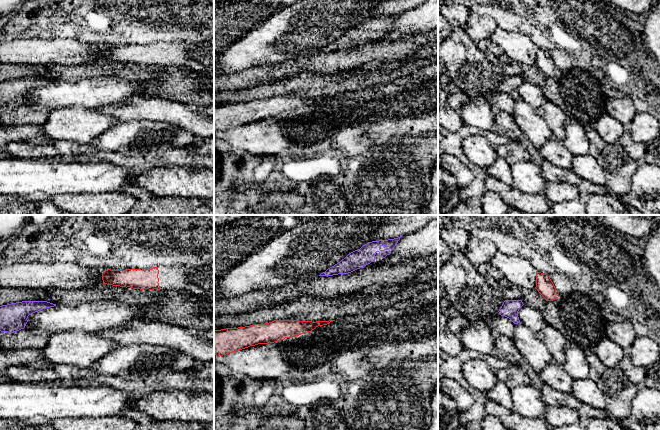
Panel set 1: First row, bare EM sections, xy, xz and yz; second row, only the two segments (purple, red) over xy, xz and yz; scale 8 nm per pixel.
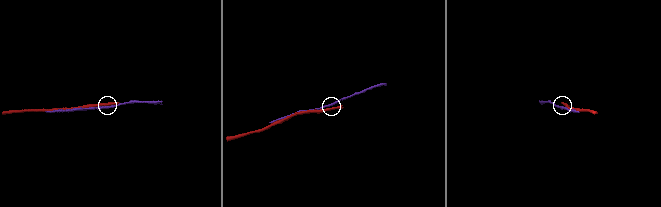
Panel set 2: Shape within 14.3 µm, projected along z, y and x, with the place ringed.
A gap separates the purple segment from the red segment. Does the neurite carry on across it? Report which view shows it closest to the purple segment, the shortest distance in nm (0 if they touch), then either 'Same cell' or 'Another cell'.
Closest in yz. Distance 150 nm. Another cell

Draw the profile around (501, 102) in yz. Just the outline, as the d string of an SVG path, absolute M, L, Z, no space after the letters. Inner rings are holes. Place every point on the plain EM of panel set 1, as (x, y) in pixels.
M505 92L495 93L488 100L494 113L506 112L512 114L514 111L515 100Z

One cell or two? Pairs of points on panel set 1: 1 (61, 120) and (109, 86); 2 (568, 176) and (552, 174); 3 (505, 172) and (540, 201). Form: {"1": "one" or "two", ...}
{"1": "two", "2": "one", "3": "two"}

